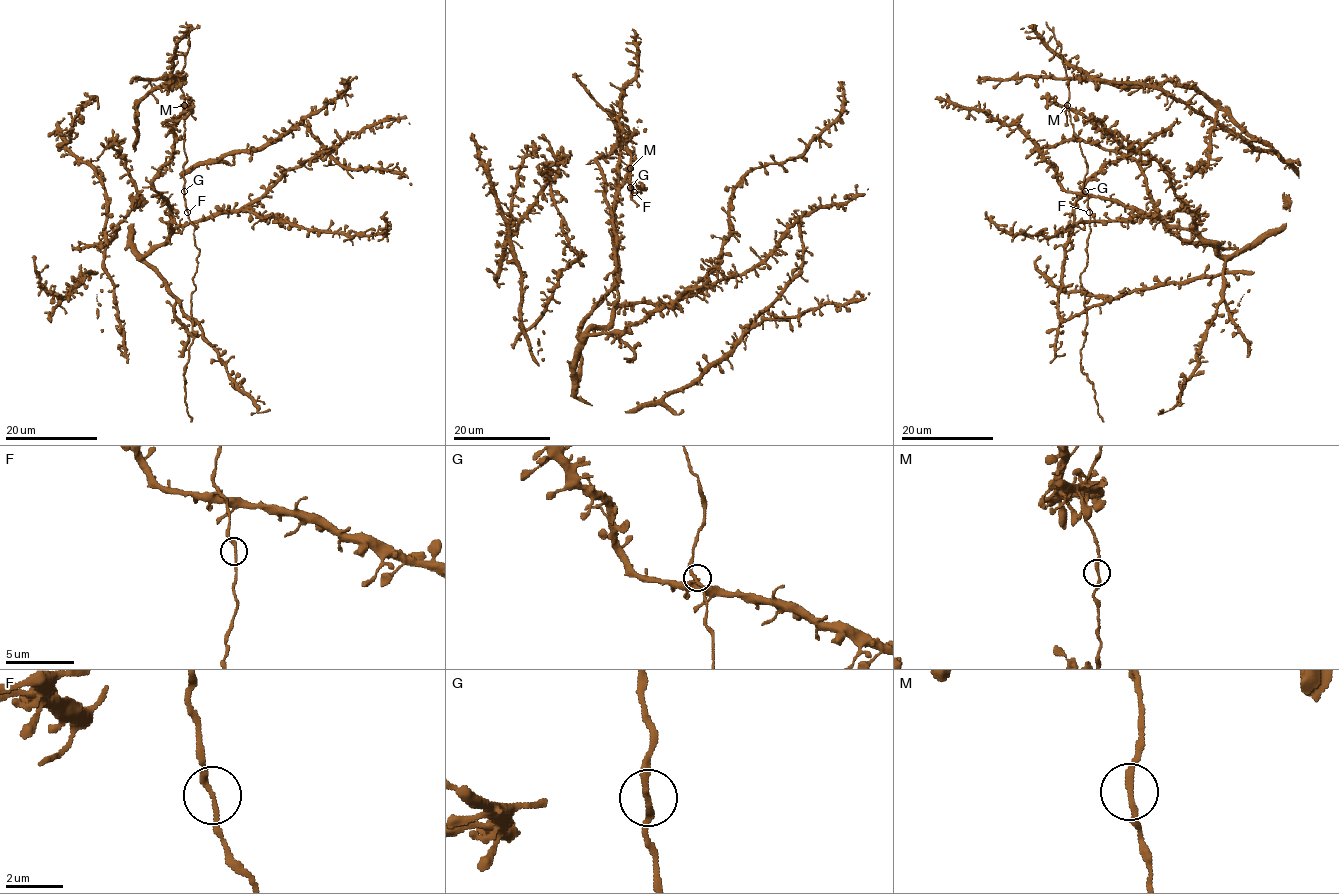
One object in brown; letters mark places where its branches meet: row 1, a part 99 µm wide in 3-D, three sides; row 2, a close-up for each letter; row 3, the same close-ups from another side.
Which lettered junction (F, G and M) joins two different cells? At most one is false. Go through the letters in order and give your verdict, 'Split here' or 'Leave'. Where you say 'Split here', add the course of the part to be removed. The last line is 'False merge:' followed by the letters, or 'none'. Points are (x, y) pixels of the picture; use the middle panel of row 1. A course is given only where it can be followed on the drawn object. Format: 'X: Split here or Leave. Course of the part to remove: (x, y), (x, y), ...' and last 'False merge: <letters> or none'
F: Leave
G: Leave
M: Leave
False merge: none

